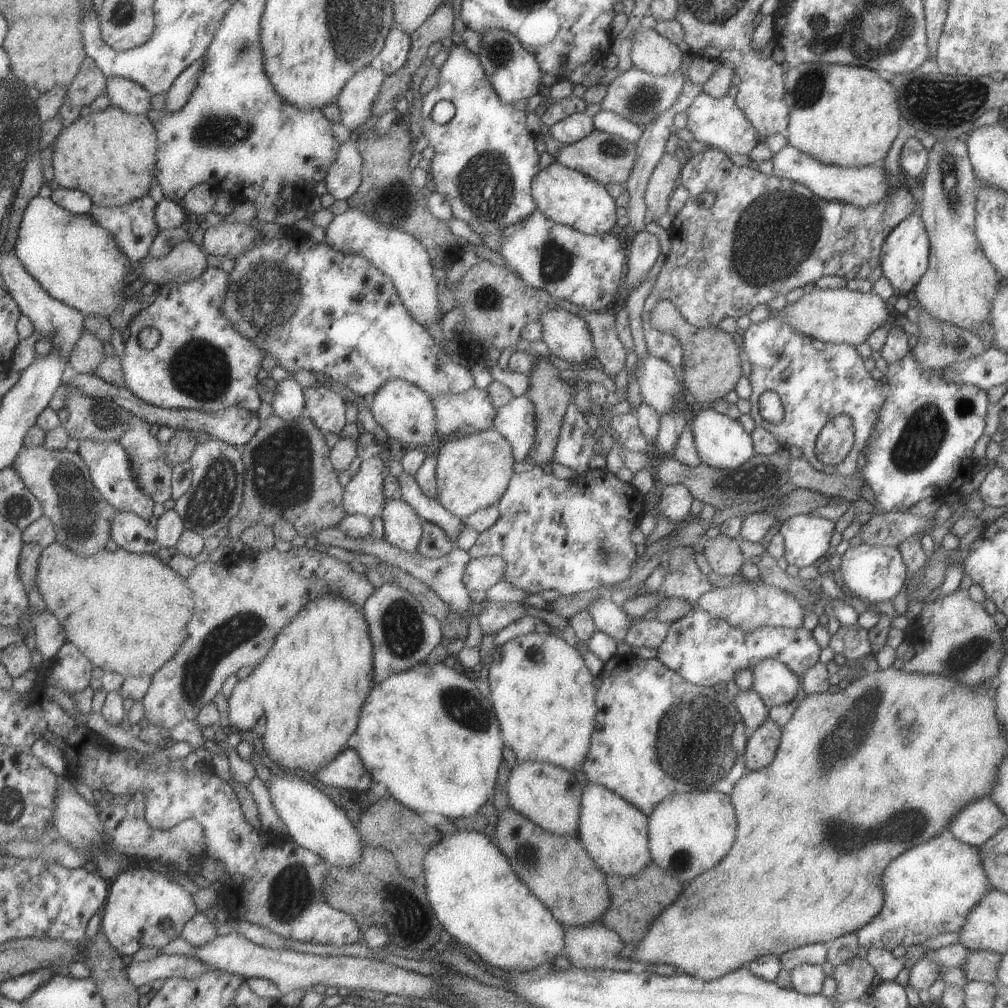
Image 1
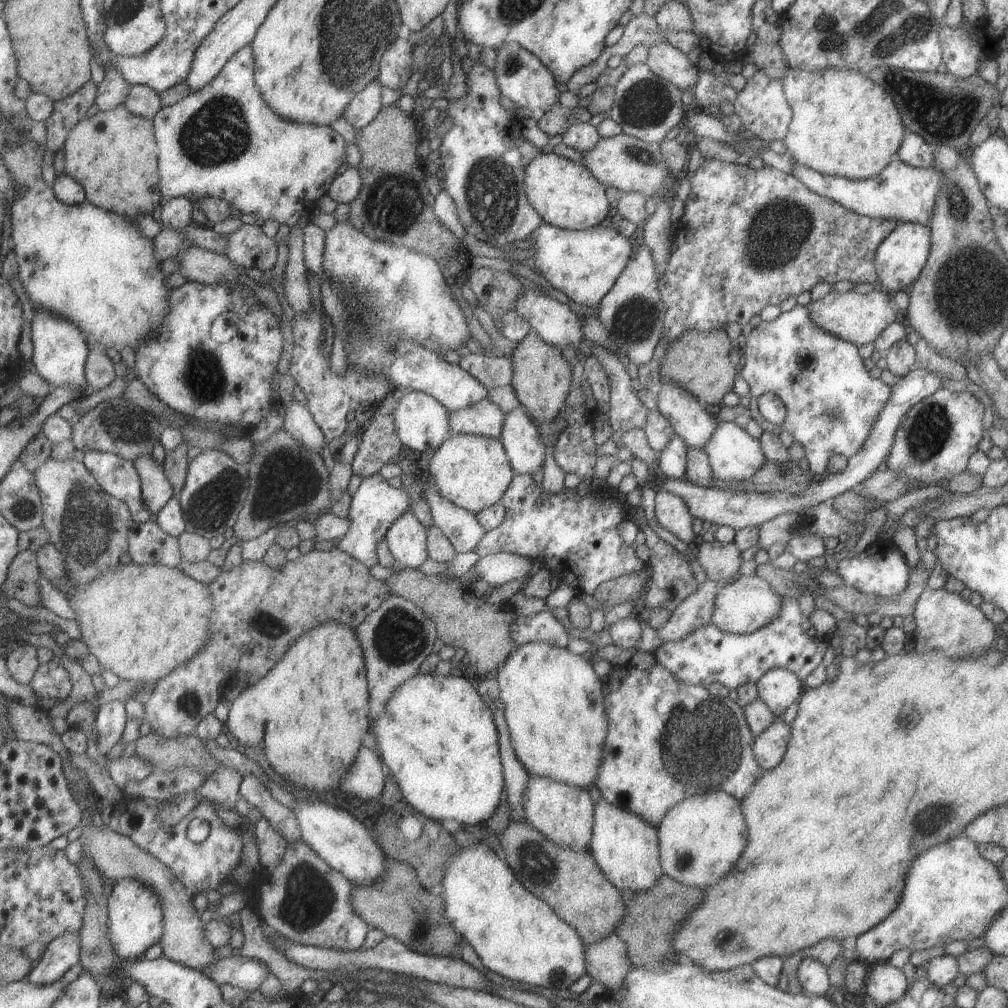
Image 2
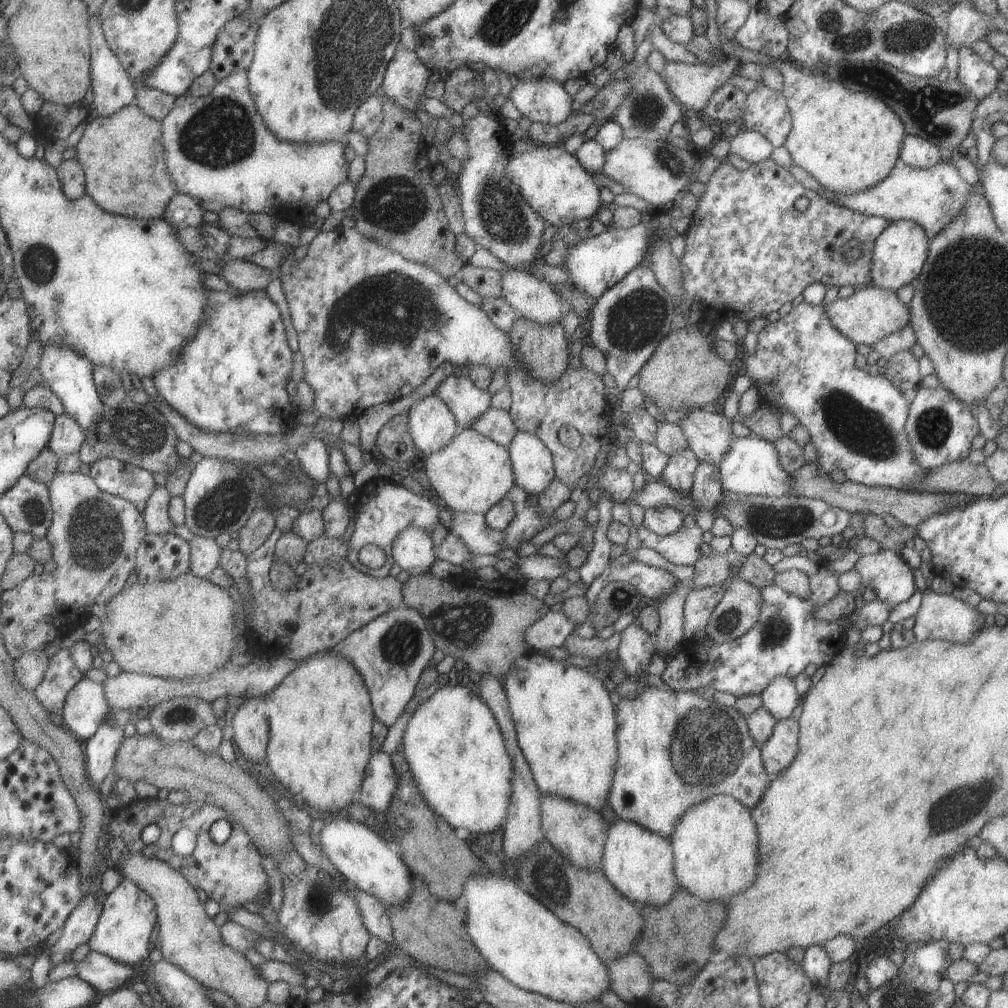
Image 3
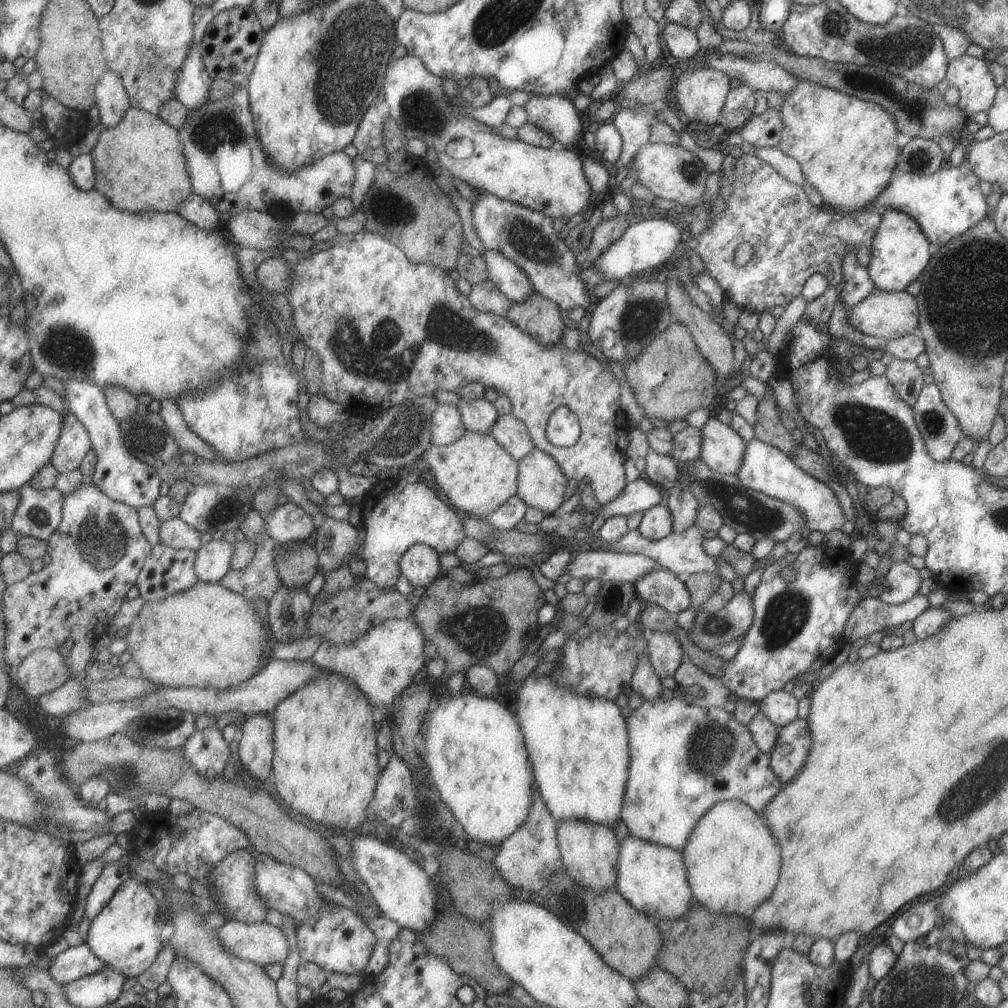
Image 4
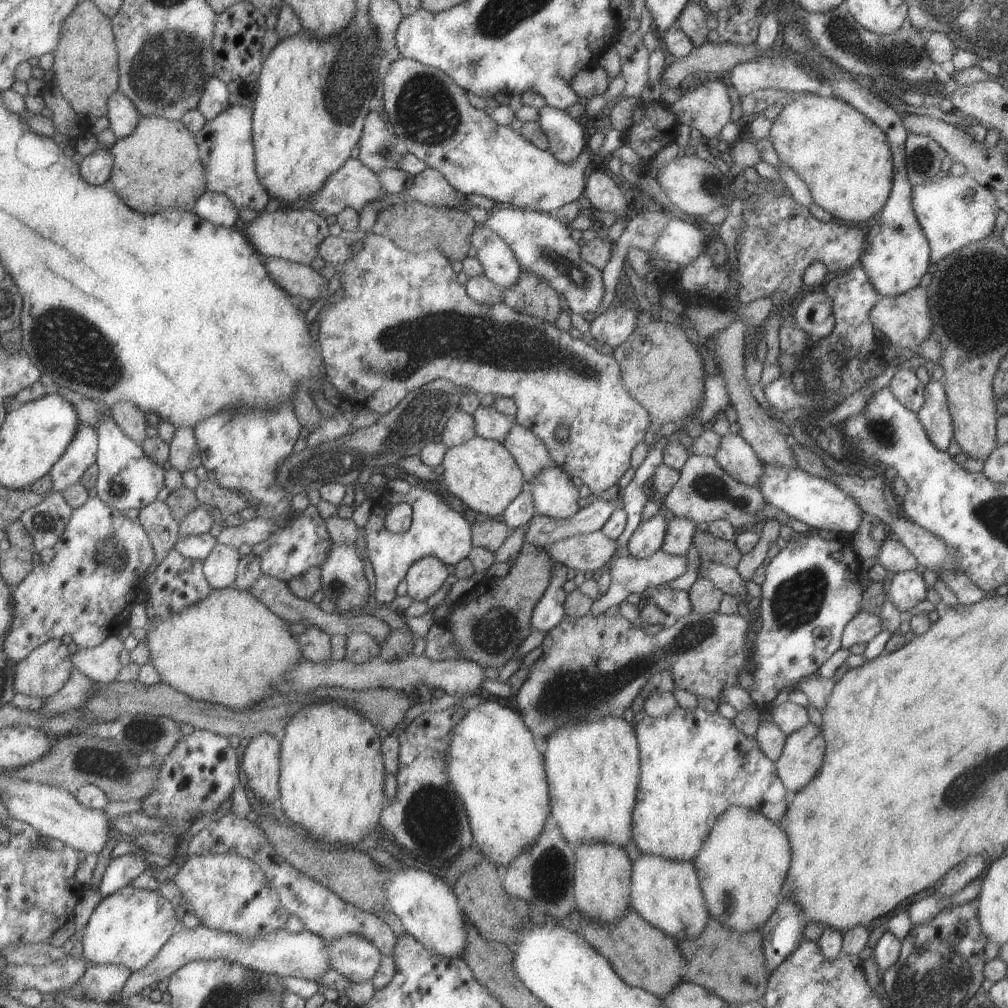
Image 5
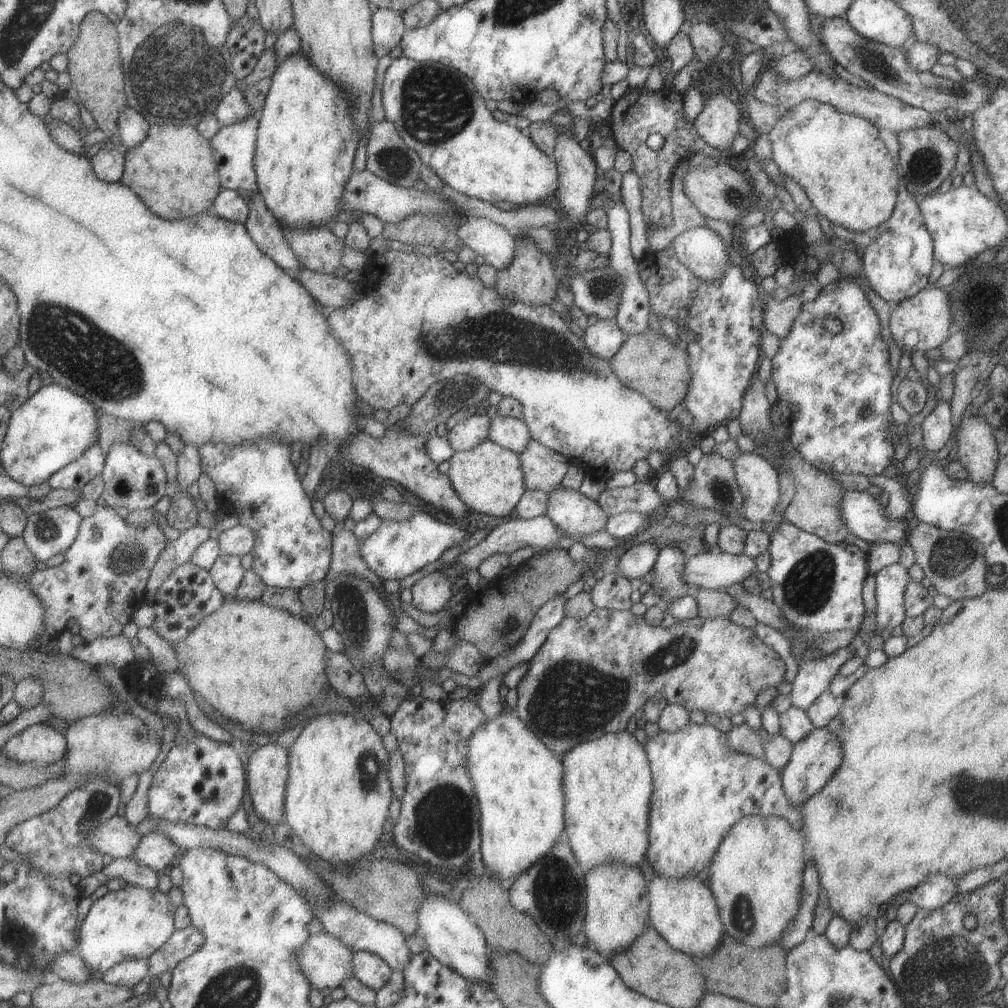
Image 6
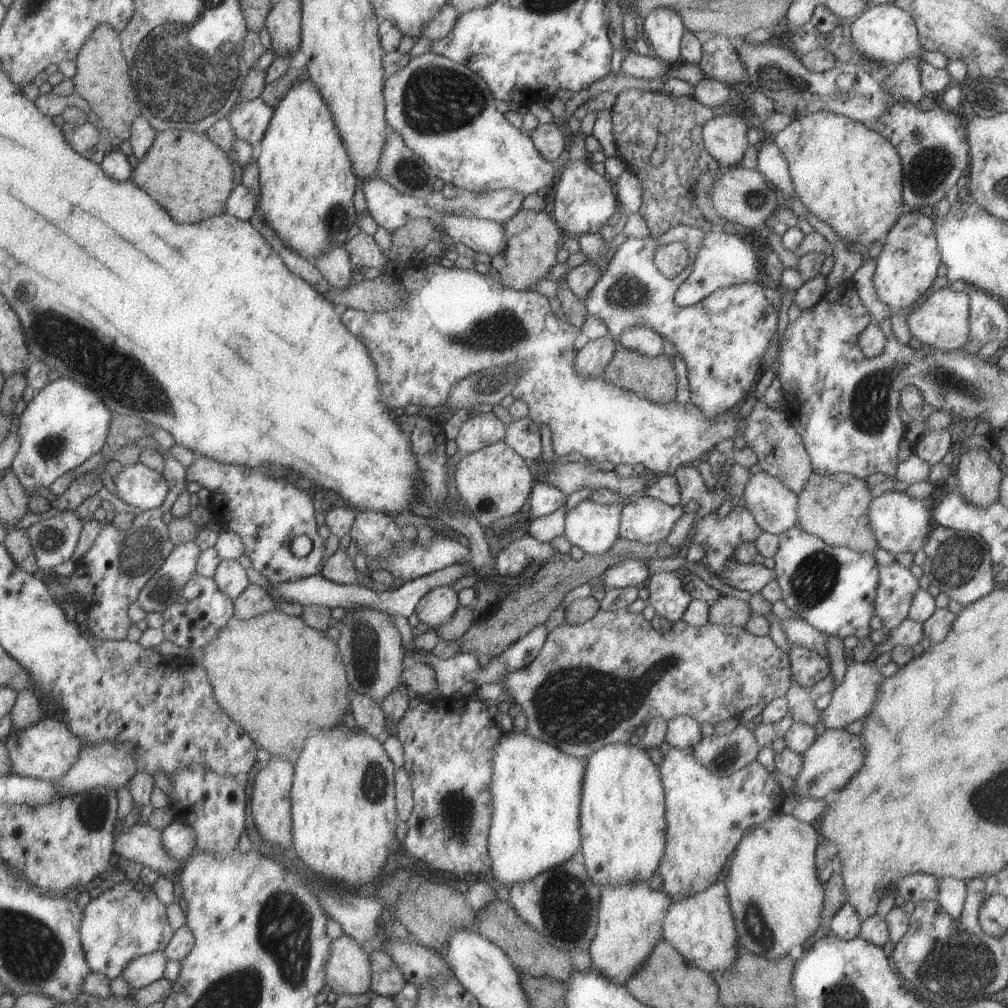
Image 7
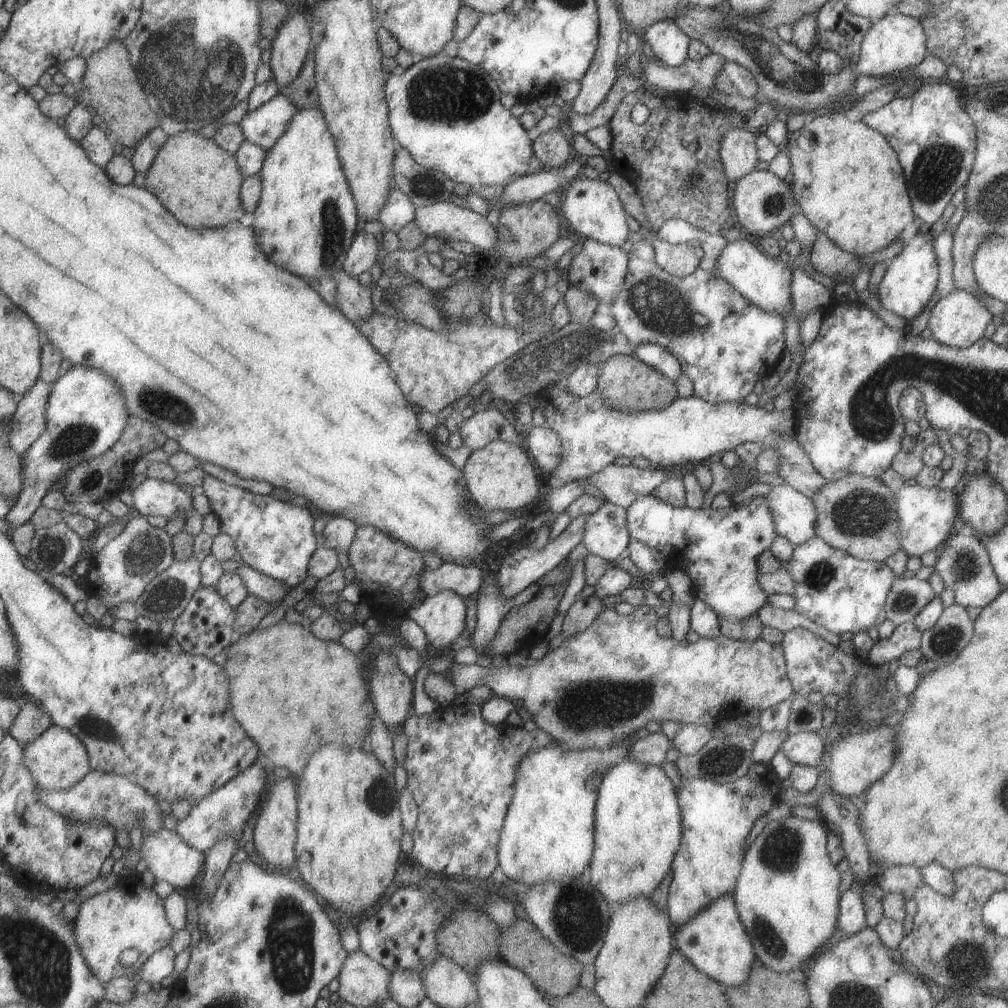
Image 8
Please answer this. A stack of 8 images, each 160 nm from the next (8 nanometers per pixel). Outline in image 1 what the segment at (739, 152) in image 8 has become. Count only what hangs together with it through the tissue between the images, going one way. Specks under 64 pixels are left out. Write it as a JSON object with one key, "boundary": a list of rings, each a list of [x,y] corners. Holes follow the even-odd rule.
{"boundary":[[[639,26],[631,42],[633,67],[661,76],[678,70],[682,52],[676,44],[655,32],[652,26]]]}

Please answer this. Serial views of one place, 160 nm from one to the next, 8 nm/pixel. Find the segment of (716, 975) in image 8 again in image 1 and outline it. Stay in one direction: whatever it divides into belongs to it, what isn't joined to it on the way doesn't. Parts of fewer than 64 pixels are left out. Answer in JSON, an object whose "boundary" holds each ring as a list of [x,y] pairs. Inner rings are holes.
{"boundary":[[[589,783],[582,794],[577,837],[588,852],[588,855],[593,859],[594,864],[603,874],[619,875],[624,876],[624,878],[634,877],[644,870],[647,863],[652,862],[650,852],[648,851],[647,819],[643,812],[629,804],[626,800],[623,800],[620,796],[601,785]]]}

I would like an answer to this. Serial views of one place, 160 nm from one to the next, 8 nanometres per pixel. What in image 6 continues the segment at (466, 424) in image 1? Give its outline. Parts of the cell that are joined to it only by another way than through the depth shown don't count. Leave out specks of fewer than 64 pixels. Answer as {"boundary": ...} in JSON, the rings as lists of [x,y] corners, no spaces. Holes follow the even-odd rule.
{"boundary":[[[533,439],[527,443],[518,457],[526,488],[548,494],[560,486],[561,479],[571,466],[571,462],[563,455]]]}

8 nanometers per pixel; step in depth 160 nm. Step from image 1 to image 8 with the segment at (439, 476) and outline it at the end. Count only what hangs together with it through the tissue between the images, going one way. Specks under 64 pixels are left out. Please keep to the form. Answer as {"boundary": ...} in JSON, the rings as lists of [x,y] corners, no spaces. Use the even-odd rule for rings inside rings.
{"boundary":[[[491,441],[480,449],[471,451],[463,465],[462,475],[464,485],[470,492],[477,508],[487,512],[492,510],[517,510],[517,508],[533,502],[535,497],[541,494],[539,491],[540,484],[537,483],[538,469],[533,461],[527,458],[523,448],[510,442]]]}

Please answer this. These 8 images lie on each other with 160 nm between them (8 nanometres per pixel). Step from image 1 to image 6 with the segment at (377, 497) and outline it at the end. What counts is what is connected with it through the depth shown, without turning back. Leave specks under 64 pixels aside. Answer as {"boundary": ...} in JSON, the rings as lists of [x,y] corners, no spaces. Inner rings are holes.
{"boundary":[[[412,508],[412,518],[408,522],[382,520],[380,526],[358,544],[363,562],[375,571],[381,580],[401,580],[416,570],[435,562],[444,550],[467,540],[464,526],[457,523],[445,524],[434,520],[429,514]]]}

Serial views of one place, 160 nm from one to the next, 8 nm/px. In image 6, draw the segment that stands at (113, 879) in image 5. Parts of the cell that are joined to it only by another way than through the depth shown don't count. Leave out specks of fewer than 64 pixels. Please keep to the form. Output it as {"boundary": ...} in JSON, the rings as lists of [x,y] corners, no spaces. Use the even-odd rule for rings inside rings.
{"boundary":[[[151,831],[139,839],[134,856],[139,864],[147,865],[156,873],[162,874],[175,864],[180,850],[170,838],[159,831]]]}

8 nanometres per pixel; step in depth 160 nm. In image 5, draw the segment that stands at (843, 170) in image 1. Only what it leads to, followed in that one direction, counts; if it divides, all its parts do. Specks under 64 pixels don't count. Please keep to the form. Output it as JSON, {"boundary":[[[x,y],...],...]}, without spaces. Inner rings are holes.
{"boundary":[[[940,173],[936,178],[911,187],[914,215],[926,236],[930,248],[930,262],[939,262],[947,254],[995,234],[997,204],[990,188],[975,182],[967,174],[954,177]]]}

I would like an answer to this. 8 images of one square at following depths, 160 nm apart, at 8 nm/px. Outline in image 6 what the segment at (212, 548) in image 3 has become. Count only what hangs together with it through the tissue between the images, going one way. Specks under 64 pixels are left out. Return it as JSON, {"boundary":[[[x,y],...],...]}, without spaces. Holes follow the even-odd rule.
{"boundary":[[[220,553],[208,570],[214,585],[225,598],[233,598],[236,588],[243,578],[244,570],[239,560],[239,557]]]}

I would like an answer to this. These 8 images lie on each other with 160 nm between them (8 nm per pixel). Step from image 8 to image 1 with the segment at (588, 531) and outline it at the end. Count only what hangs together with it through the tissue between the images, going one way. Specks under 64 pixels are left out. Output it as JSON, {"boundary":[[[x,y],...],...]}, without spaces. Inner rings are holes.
{"boundary":[[[525,396],[511,397],[511,400],[501,408],[496,409],[492,428],[510,444],[514,462],[522,462],[528,458],[528,452],[534,444],[535,434],[534,408],[531,401]]]}

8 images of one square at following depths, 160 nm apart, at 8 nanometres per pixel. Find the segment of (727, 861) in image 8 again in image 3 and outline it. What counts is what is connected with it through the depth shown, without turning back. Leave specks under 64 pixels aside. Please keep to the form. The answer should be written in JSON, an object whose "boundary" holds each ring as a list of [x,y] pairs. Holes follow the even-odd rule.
{"boundary":[[[646,685],[643,692],[640,692],[639,696],[633,700],[615,698],[614,717],[616,720],[615,734],[618,757],[608,789],[607,803],[609,803],[617,818],[638,824],[666,839],[669,839],[672,835],[680,816],[694,804],[703,802],[713,795],[729,795],[743,804],[745,808],[752,809],[761,800],[767,785],[773,780],[773,776],[768,775],[763,768],[760,748],[755,746],[755,741],[750,737],[746,717],[737,712],[734,707],[724,707],[714,699],[703,699],[701,694],[699,694],[700,696],[698,694],[699,692],[693,691],[659,690],[659,688]]]}

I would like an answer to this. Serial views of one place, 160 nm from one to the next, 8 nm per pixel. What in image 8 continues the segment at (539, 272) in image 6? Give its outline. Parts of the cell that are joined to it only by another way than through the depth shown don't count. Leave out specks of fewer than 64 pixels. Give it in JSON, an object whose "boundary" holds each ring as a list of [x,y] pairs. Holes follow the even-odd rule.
{"boundary":[[[537,199],[530,203],[512,204],[503,207],[498,215],[497,246],[493,256],[504,256],[508,264],[519,262],[532,257],[541,256],[540,252],[547,249],[559,238],[559,211],[550,206],[543,199]]]}

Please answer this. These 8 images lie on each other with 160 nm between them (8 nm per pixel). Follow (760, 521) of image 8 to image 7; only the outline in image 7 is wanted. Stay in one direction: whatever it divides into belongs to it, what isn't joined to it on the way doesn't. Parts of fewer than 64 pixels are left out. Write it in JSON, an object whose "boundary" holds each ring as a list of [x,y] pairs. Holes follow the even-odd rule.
{"boundary":[[[641,493],[627,500],[620,514],[619,537],[651,545],[665,540],[684,506],[668,505]],[[744,504],[735,505],[727,515],[719,519],[715,511],[704,514],[693,524],[690,530],[691,543],[700,544],[704,548],[704,557],[700,560],[705,569],[715,576],[720,571],[734,562],[734,550],[742,542],[754,542],[754,540],[763,532]]]}

